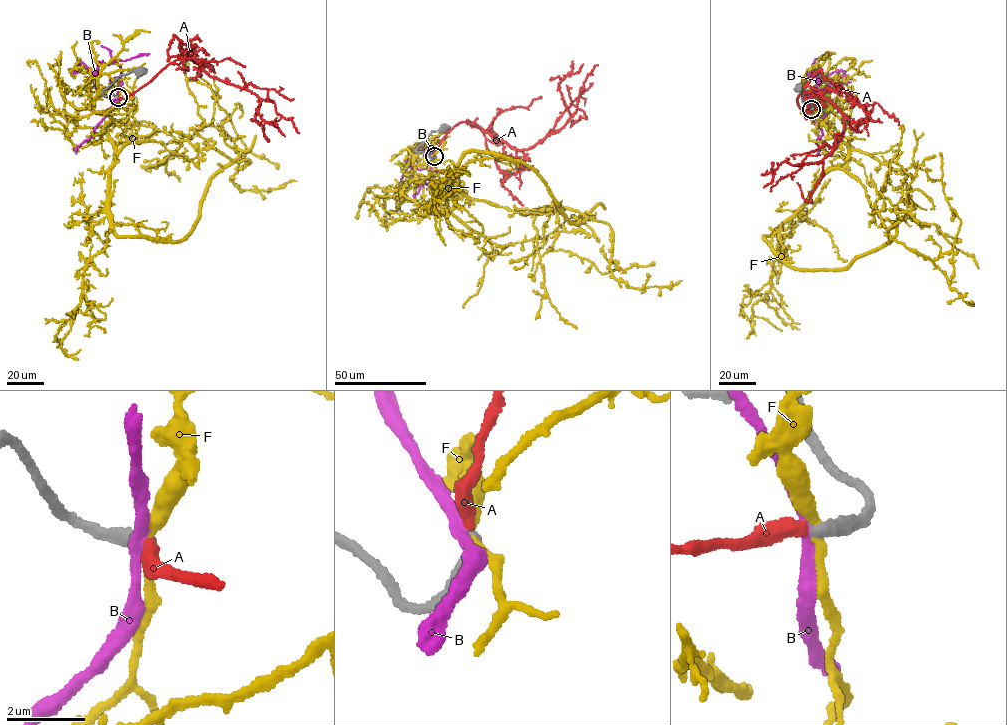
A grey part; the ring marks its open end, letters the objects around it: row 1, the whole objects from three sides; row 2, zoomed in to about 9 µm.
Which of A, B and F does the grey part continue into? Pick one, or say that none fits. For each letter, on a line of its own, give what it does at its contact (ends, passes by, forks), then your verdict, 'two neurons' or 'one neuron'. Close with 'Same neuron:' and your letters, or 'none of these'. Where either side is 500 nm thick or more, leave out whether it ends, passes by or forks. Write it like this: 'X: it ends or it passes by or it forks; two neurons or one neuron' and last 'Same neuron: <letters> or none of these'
A: it ends; one neuron
B: it passes by; two neurons
F: it passes by; two neurons
Same neuron: A

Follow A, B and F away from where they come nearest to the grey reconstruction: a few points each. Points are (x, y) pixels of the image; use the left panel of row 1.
A: (118, 97), (124, 99), (168, 64), (189, 58), (210, 76), (252, 92), (261, 99), (260, 118), (285, 136)
B: (118, 97), (121, 70), (116, 63), (98, 61), (96, 74), (78, 61), (76, 72), (79, 71), (77, 70)
F: (118, 96), (117, 153), (215, 148), (237, 169), (200, 72)

